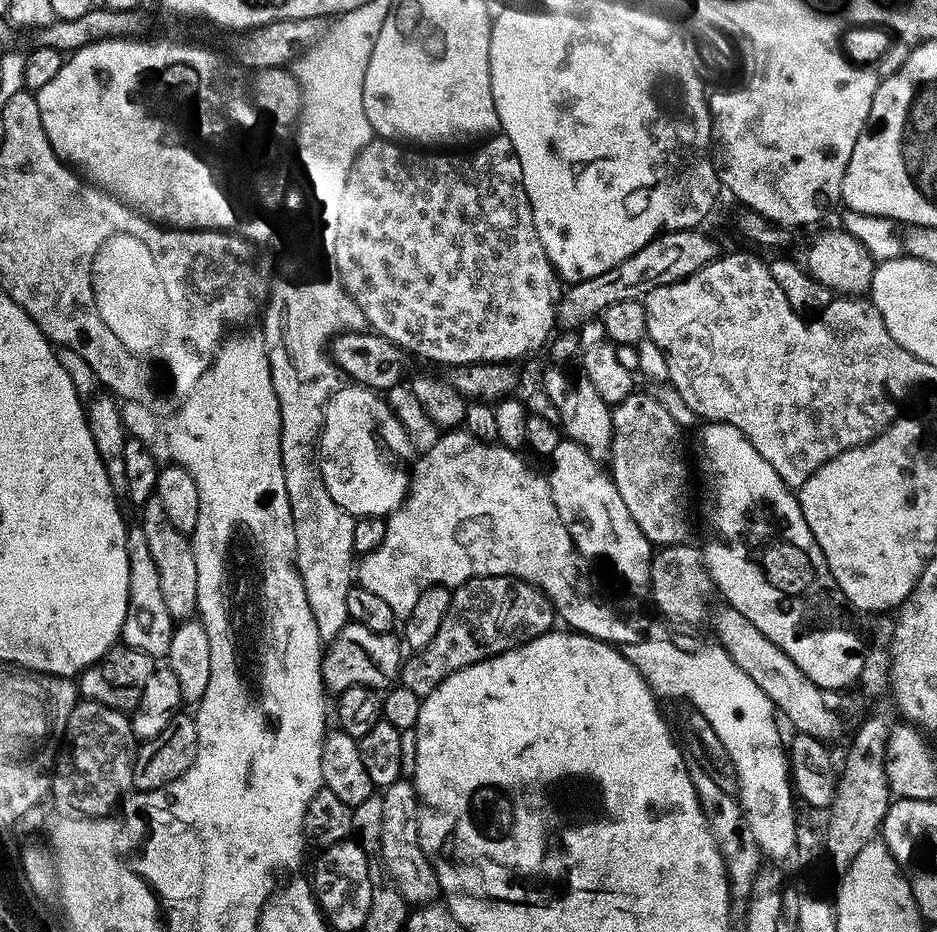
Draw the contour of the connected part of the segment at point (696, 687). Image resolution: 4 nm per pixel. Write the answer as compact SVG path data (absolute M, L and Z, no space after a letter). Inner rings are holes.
M668 638L644 639L623 645L625 658L648 677L653 689L685 696L692 703L689 705L714 726L714 734L722 738L730 768L736 771L740 806L763 855L774 860L793 855L798 826L792 802L794 788L786 765L786 744L780 741L780 728L776 725L778 713L770 698L754 686L750 674L741 670L722 647L703 646L697 652L687 652L678 649Z

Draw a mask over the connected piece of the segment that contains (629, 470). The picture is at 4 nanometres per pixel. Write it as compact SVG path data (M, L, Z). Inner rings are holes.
M633 390L627 398L620 404L612 408L612 450L610 453L610 475L612 480L618 486L618 494L622 494L622 502L626 502L626 510L630 510L630 518L638 522L638 530L654 546L683 544L689 538L688 536L688 464L684 461L684 444L680 441L682 429L677 425L670 414L666 412L662 402L656 399L655 395Z

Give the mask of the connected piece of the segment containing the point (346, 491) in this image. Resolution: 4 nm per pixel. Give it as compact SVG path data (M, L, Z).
M355 382L347 386L341 386L331 394L324 407L324 425L320 431L318 445L322 478L334 502L351 516L387 518L399 508L404 497L408 495L410 461L413 459L414 449L406 430L402 430L402 424L398 422L398 418L390 410L387 399L379 391Z

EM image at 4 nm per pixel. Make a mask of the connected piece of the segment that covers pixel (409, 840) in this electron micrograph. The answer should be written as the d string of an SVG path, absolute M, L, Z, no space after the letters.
M401 778L396 780L382 792L382 850L379 859L384 862L384 869L392 877L405 900L412 906L427 906L441 895L440 883L436 877L434 866L429 862L428 856L422 850L420 841L420 795L416 793L416 785L411 779Z

